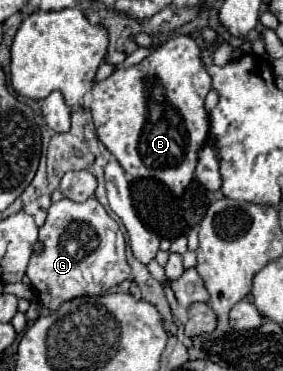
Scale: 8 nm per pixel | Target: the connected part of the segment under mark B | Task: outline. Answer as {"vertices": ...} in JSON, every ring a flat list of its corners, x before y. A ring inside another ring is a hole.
{"vertices":[[176,36,166,40,140,64,130,68,116,68,114,74,92,88,92,118,100,142,116,156,120,166,134,178,156,178,164,182,176,198,182,198,190,186,200,150,210,134,210,120,204,108,206,94,212,90,212,78,202,62,202,52,190,36]]}

